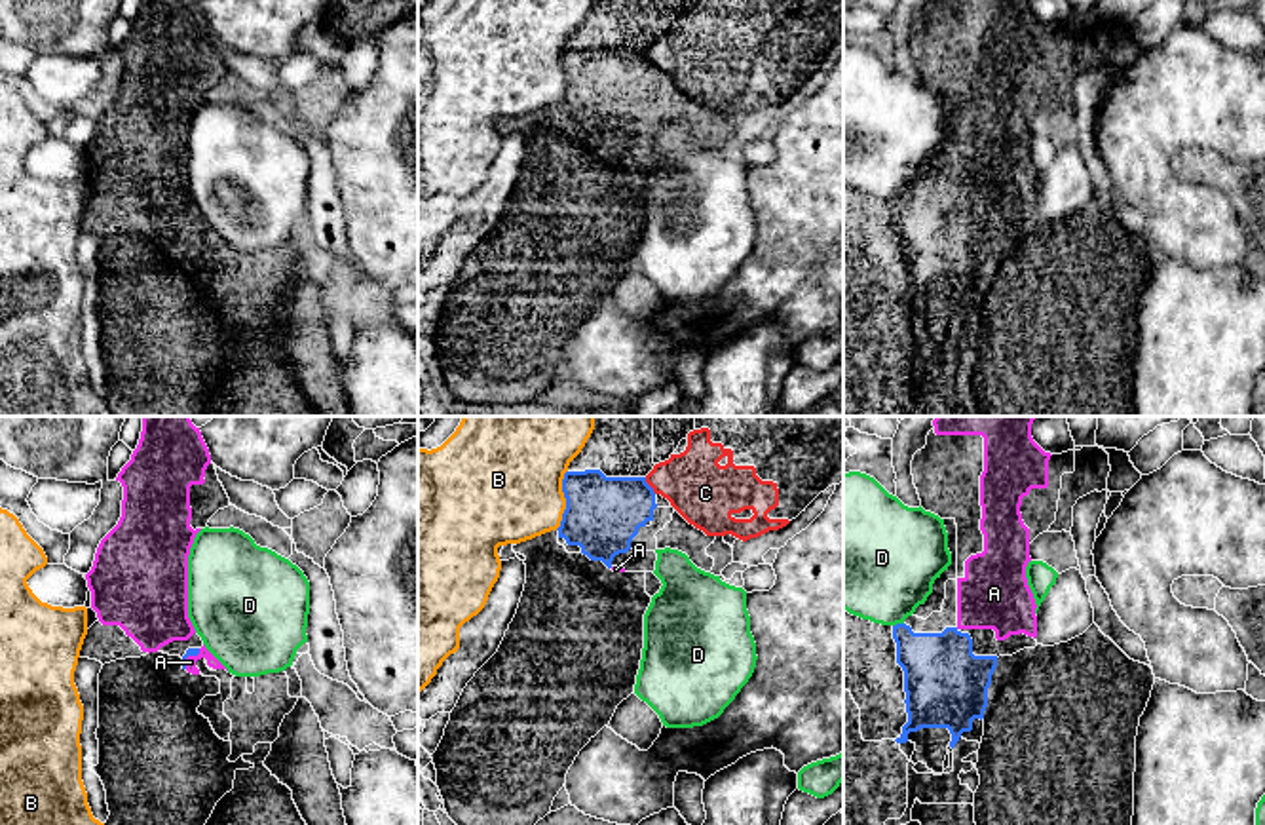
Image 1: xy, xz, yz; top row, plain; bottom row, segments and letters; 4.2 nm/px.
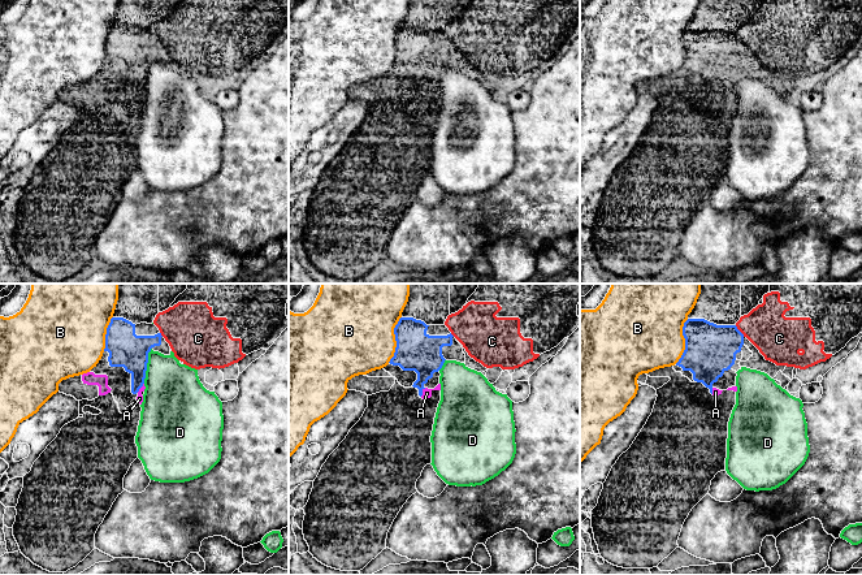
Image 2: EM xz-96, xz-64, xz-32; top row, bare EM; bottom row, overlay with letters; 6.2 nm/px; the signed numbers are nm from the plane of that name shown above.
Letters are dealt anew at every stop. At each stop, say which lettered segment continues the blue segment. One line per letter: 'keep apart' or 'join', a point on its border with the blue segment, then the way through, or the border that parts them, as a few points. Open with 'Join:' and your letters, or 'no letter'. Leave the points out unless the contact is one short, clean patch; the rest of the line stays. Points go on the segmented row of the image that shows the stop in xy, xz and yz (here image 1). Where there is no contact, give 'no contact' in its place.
Join: A
A: join | xy (188, 654)
B: keep apart | xz (566, 500)
C: keep apart | xz (648, 485) | along xz (644, 478), (656, 493)
D: keep apart | yz (897, 624) | along yz (903, 622), (893, 626)

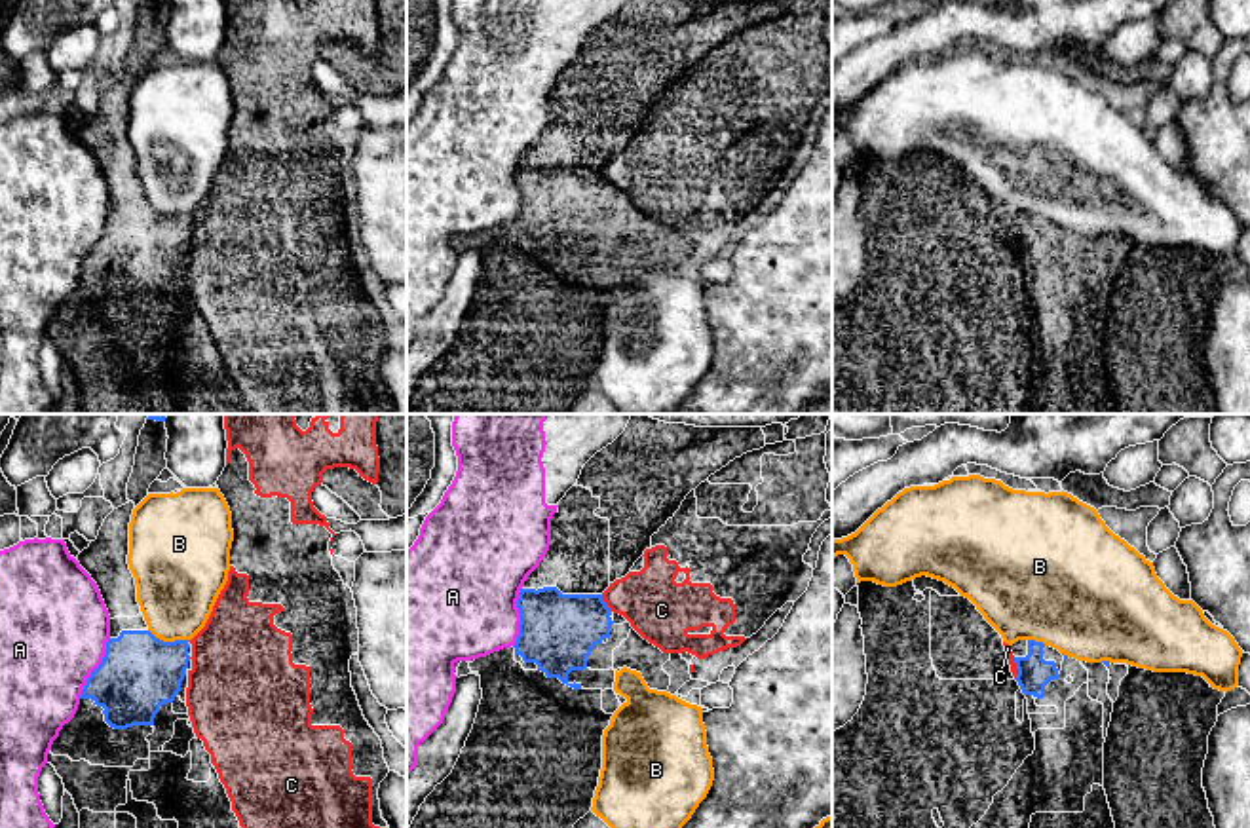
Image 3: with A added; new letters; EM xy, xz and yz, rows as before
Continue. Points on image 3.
Join: no letter
A: keep apart | xy (97, 667)
B: keep apart | xy (168, 642)
C: keep apart | xz (605, 602) | along xz (601, 595), (612, 610)

